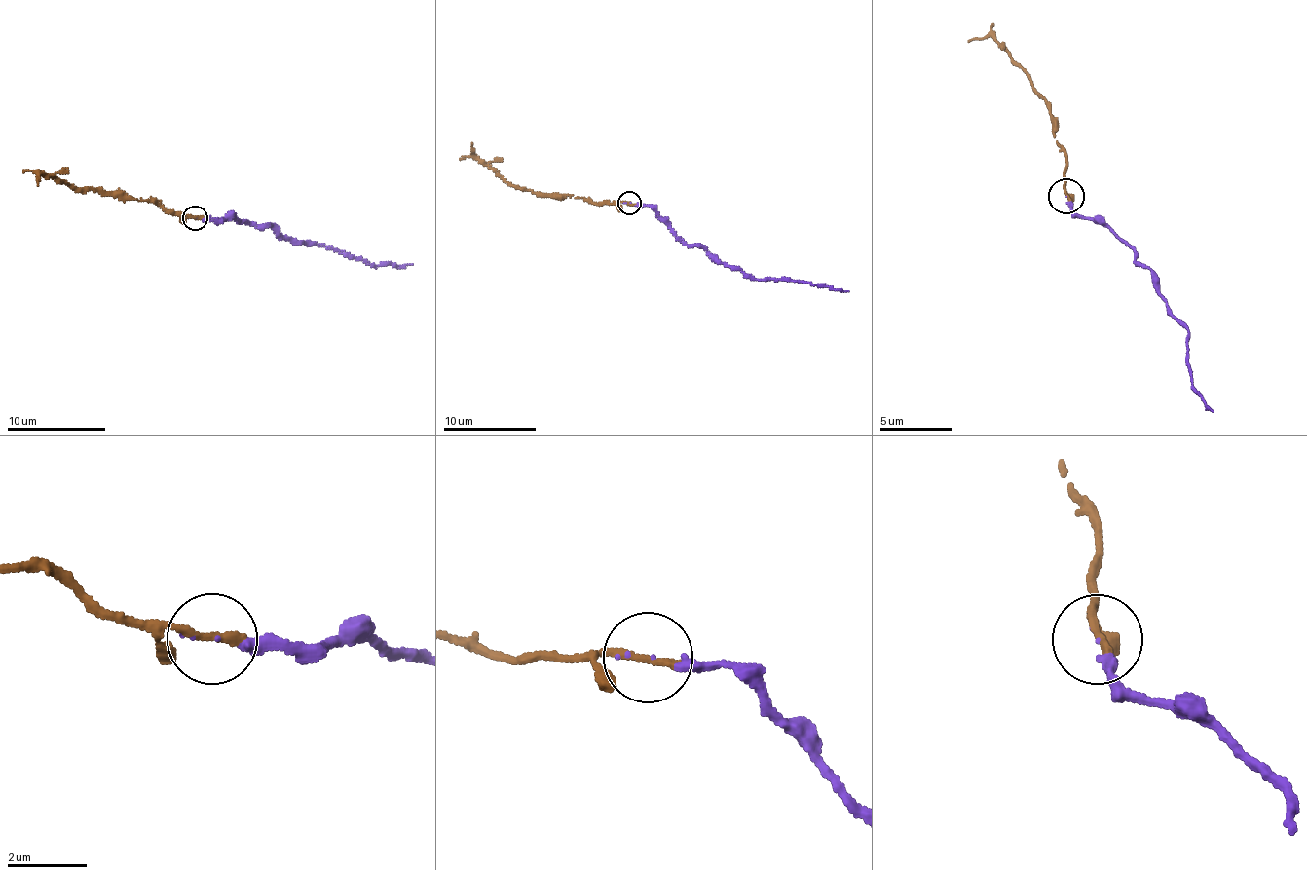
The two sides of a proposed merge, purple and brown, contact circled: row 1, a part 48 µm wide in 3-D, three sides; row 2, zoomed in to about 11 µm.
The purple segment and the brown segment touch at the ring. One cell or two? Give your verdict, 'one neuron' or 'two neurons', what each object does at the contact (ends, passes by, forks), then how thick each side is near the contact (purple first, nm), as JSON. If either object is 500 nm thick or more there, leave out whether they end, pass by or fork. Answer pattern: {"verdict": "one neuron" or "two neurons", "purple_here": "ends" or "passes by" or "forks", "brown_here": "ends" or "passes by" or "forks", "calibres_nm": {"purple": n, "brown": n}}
{"verdict": "one neuron", "purple_here": "ends", "brown_here": "ends", "calibres_nm": {"purple": 190, "brown": 240}}

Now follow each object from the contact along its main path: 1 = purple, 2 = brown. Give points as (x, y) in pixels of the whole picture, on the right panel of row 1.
1: (1065, 195), (1071, 208), (1106, 223), (1144, 263), (1161, 294), (1187, 329), (1191, 386), (1212, 411)
2: (1065, 195), (1066, 156), (1053, 137), (1042, 96), (992, 38), (967, 44)

